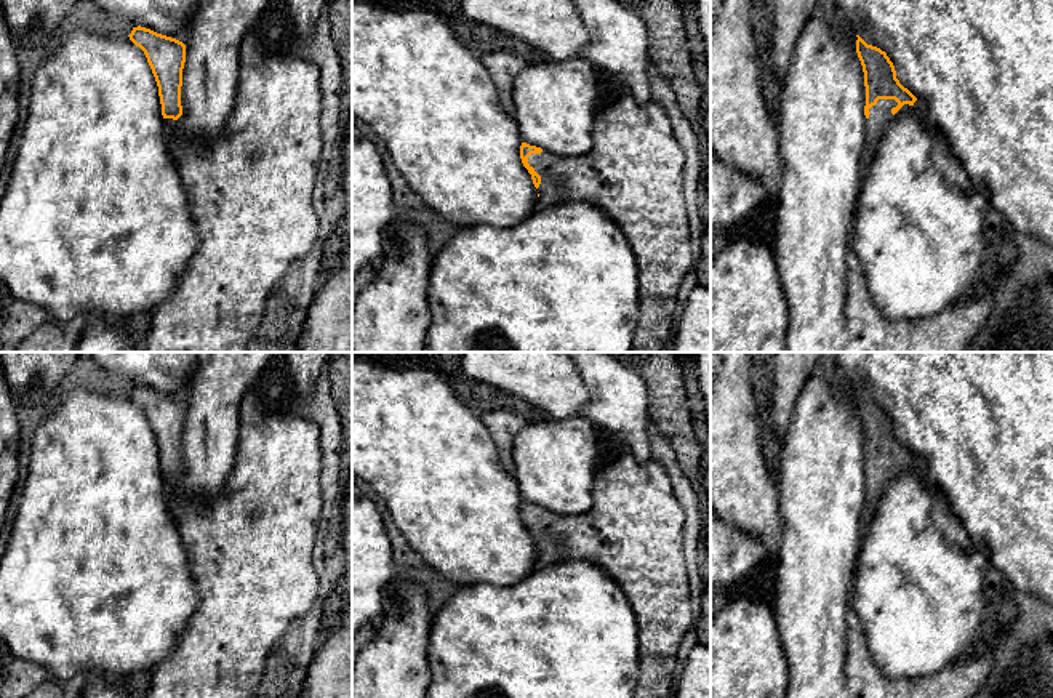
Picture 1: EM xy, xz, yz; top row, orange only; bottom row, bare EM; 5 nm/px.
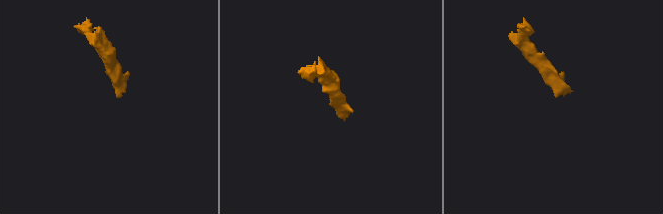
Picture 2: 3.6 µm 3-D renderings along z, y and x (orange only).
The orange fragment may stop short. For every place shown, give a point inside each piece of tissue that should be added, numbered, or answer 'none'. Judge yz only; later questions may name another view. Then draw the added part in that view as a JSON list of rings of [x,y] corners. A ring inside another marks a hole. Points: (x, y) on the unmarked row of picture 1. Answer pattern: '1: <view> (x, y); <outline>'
1: yz (880, 474); [[[917,456],[917,459],[909,464],[904,463],[895,474],[891,472],[891,467],[896,466],[898,461],[895,458],[879,458],[875,464],[869,467],[869,477],[867,477],[867,498],[863,509],[863,524],[859,528],[859,543],[867,536],[871,522],[874,520],[875,509],[879,504],[879,499],[882,498],[885,488],[891,480],[895,480],[901,472],[914,471],[922,479],[930,479],[927,464],[922,458]]]

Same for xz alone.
1: xz (634, 530); [[[629,450],[600,463],[592,485],[592,507],[575,517],[562,517],[543,509],[528,515],[530,525],[541,535],[536,568],[573,559],[592,560],[607,572],[627,597],[639,626],[639,685],[634,698],[671,698],[679,645],[696,618],[690,607],[690,581],[683,557],[685,512],[674,496],[671,479],[663,466],[650,458],[639,463]]]

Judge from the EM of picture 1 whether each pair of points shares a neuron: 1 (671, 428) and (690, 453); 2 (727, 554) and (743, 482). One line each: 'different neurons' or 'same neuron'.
1: same neuron
2: different neurons

